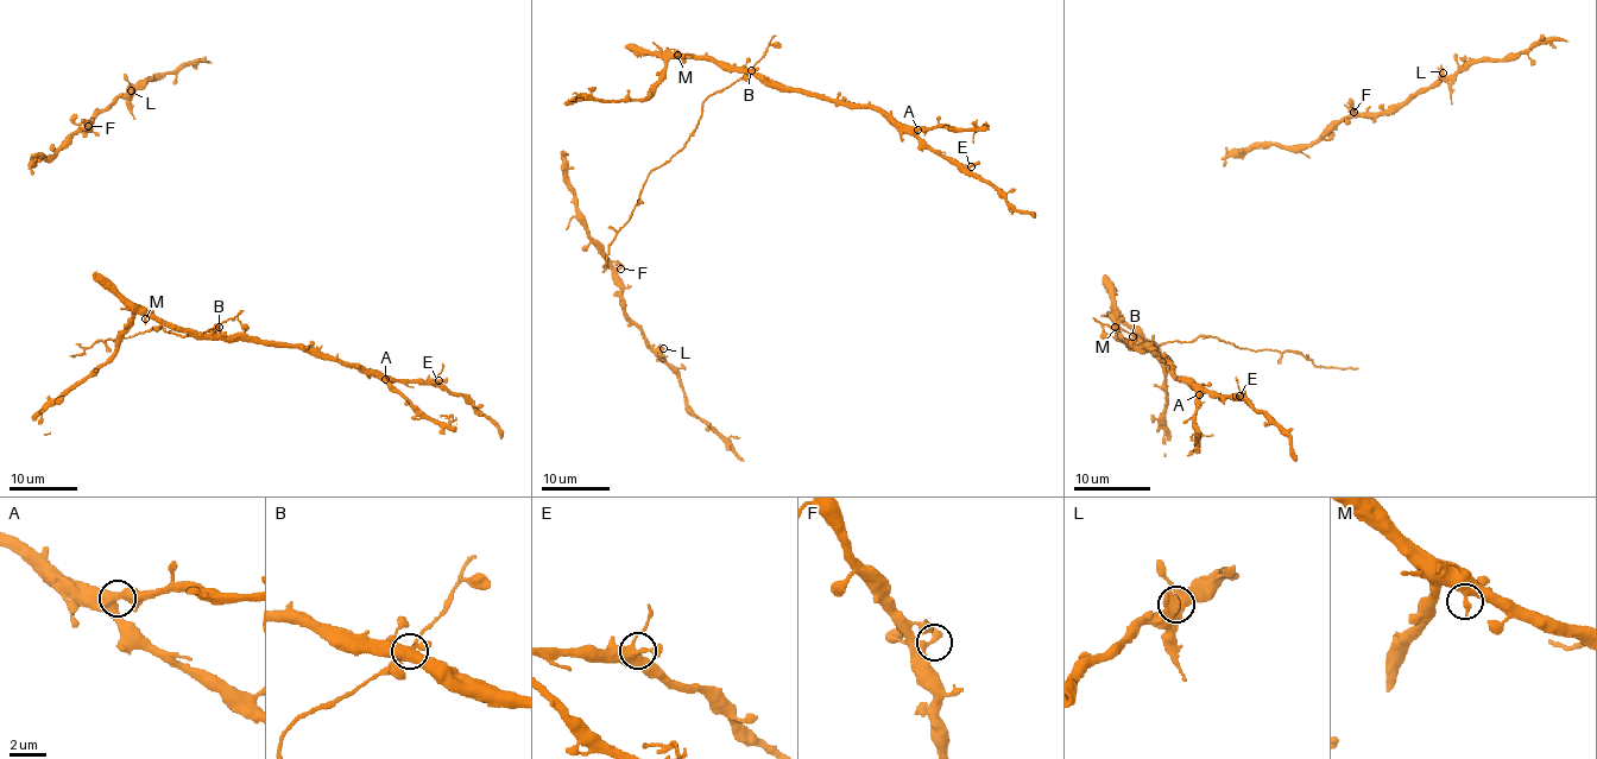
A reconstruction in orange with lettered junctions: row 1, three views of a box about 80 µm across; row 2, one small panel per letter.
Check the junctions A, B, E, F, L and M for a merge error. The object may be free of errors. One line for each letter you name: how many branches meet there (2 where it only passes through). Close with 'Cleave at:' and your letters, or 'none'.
B: 2
Cleave at: B

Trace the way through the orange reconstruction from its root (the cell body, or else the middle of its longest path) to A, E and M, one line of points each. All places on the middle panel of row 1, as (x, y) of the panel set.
A: (627, 48), (680, 51), (731, 67), (753, 69), (784, 86), (885, 112), (917, 130)
E: (627, 48), (680, 51), (753, 69), (784, 86), (871, 106), (907, 125), (938, 152), (971, 166)
M: (627, 48), (677, 55)

